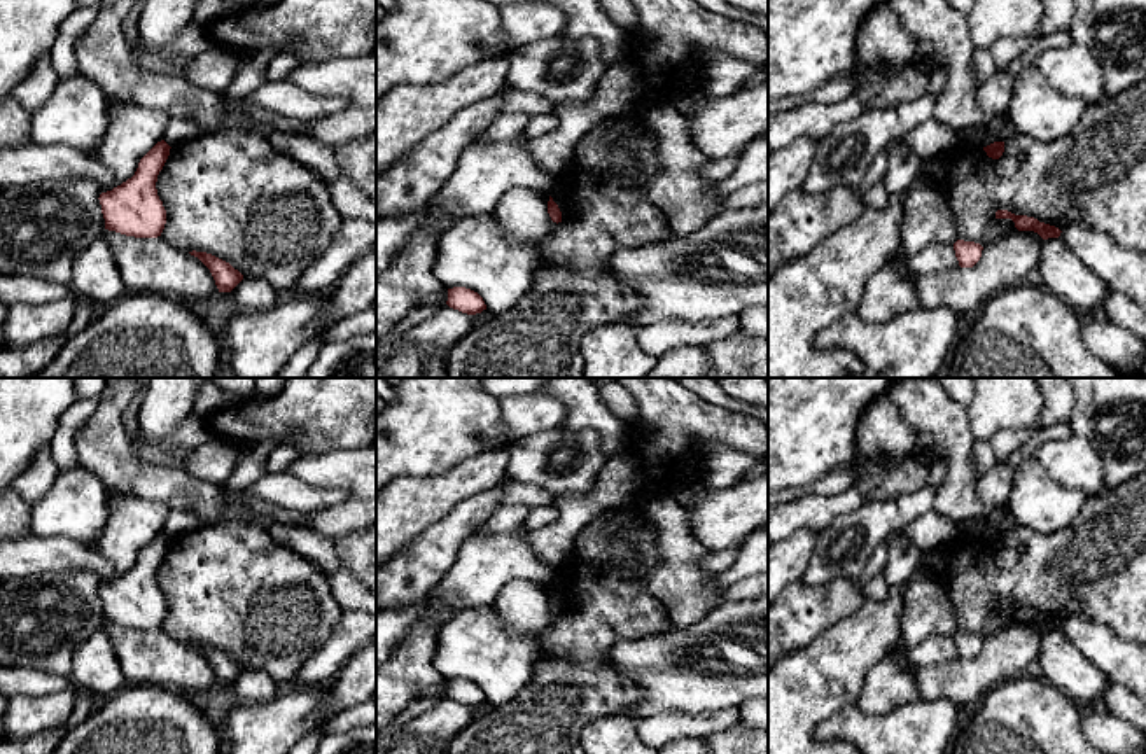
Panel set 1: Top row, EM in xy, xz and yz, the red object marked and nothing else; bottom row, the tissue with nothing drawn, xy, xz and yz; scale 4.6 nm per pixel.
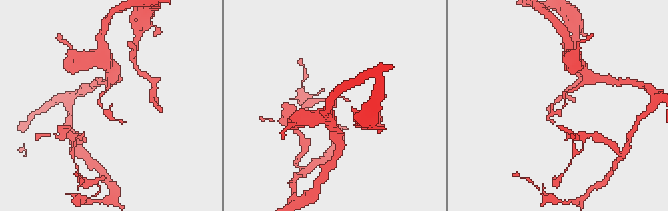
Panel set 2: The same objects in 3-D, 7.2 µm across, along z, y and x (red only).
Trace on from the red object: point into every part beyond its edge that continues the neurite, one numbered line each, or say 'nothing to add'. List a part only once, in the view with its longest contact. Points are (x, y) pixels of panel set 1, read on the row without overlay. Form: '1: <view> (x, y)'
nothing to add

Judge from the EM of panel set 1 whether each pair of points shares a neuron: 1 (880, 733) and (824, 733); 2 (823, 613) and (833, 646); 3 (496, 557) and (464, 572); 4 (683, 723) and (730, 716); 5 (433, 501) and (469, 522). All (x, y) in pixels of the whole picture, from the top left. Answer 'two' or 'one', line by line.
1: one
2: two
3: one
4: one
5: two

